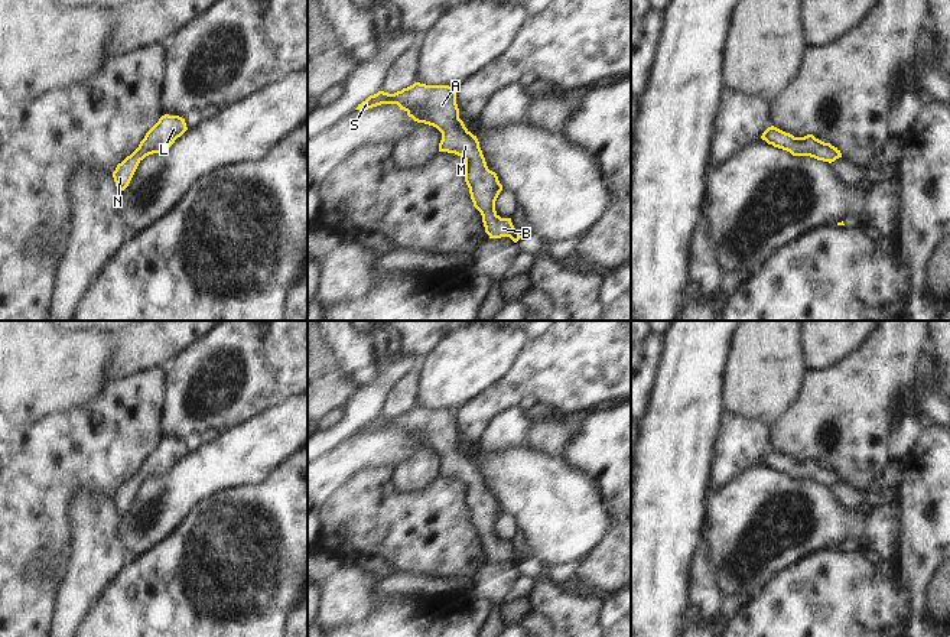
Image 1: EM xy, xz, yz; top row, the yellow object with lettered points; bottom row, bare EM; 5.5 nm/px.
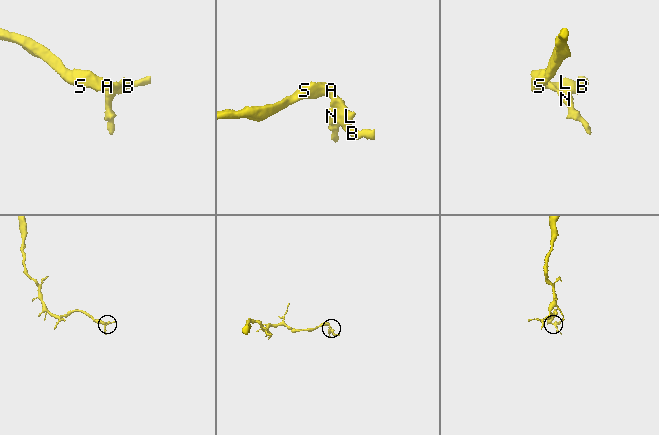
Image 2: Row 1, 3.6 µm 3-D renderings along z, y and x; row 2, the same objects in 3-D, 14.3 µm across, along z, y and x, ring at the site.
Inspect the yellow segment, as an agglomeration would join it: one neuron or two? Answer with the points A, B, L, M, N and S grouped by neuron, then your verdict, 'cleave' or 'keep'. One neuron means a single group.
groups A B L M N S; keep

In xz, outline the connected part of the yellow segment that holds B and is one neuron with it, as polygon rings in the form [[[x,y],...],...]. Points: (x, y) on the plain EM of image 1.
[[[414,406],[394,417],[378,415],[355,433],[368,433],[381,428],[397,428],[414,445],[436,451],[442,456],[439,475],[455,477],[465,482],[465,506],[489,562],[510,560],[517,566],[521,556],[530,558],[524,550],[515,553],[511,542],[501,542],[497,537],[495,524],[502,508],[497,497],[488,493],[476,459],[459,442],[456,412]]]

